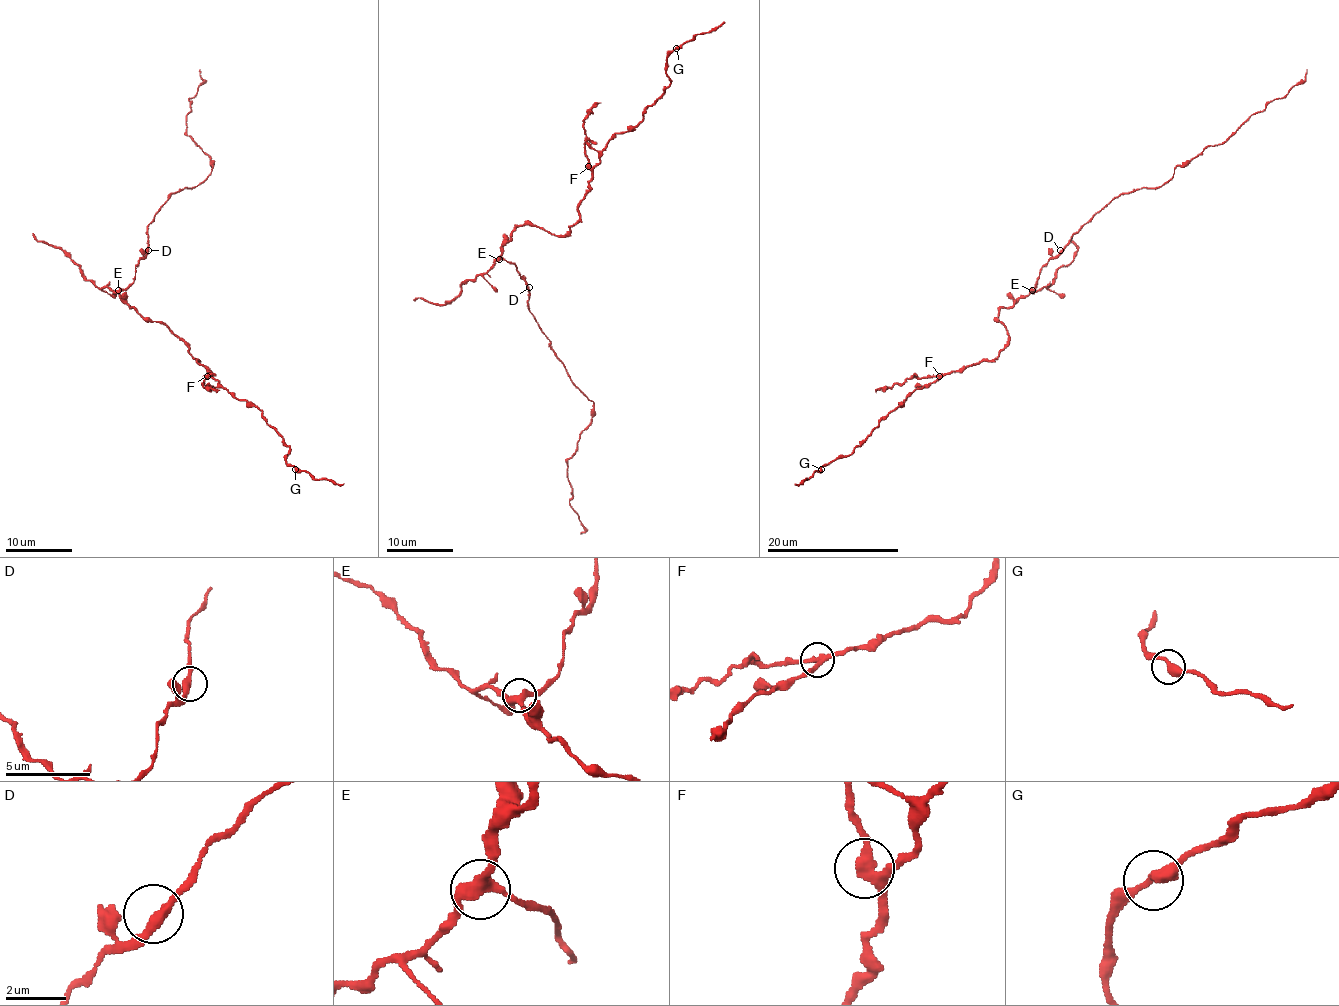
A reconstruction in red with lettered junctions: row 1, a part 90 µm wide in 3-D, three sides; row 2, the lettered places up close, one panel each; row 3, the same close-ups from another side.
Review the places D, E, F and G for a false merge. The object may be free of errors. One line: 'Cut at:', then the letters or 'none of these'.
Cut at: F

